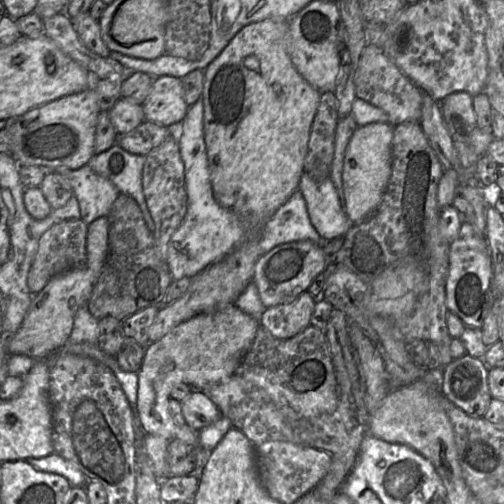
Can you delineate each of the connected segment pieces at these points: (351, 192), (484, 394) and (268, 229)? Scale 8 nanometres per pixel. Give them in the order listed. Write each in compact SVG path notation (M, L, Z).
M388 122L358 126L346 148L343 166L345 212L352 223L360 223L378 208L391 175L394 126Z
M466 354L439 371L439 388L468 415L483 417L492 400L489 371L483 359Z
M296 190L262 225L260 254L264 255L280 244L306 240L320 247L323 246L323 241L329 241L322 238L312 225L305 199Z

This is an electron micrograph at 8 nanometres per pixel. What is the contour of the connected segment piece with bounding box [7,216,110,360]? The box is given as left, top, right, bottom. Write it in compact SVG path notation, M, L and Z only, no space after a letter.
M108 216L99 217L88 225L86 265L53 277L43 290L33 296L21 326L7 343L9 354L45 360L60 352L69 343L75 315L79 308L87 305L107 257L109 229Z

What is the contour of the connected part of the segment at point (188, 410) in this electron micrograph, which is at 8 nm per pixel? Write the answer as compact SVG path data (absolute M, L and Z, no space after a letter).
M194 390L180 402L186 424L198 431L222 416L218 406L201 390Z

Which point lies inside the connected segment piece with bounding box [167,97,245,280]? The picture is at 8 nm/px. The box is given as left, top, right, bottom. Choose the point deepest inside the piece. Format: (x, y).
(209, 232)

